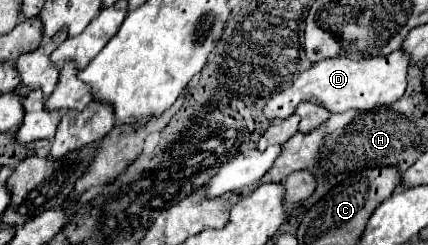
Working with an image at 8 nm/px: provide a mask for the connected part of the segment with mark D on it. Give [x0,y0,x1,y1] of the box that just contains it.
[264,50,410,118]

